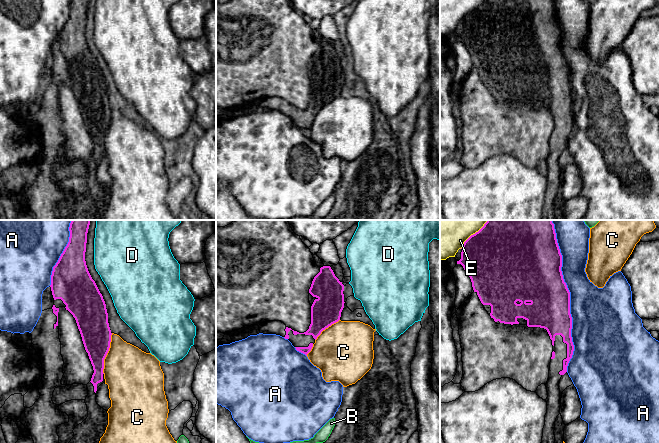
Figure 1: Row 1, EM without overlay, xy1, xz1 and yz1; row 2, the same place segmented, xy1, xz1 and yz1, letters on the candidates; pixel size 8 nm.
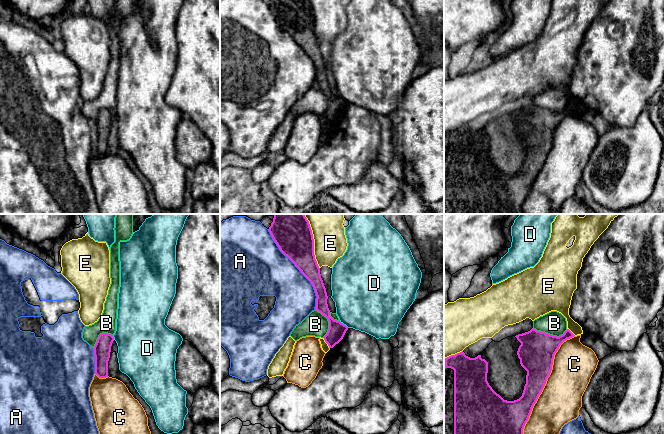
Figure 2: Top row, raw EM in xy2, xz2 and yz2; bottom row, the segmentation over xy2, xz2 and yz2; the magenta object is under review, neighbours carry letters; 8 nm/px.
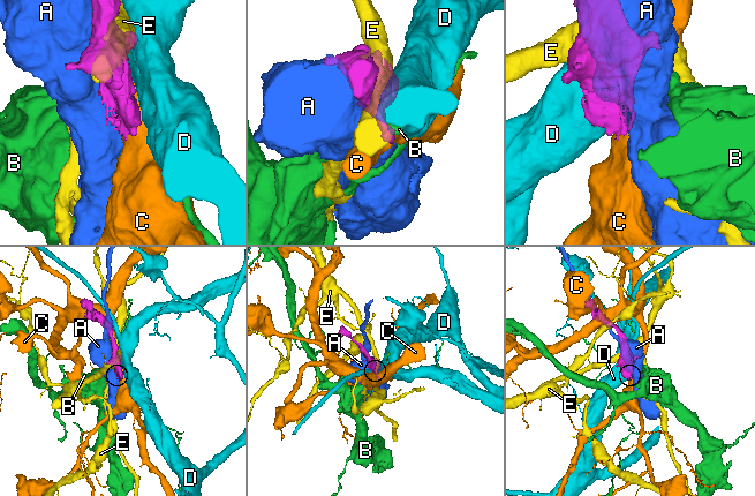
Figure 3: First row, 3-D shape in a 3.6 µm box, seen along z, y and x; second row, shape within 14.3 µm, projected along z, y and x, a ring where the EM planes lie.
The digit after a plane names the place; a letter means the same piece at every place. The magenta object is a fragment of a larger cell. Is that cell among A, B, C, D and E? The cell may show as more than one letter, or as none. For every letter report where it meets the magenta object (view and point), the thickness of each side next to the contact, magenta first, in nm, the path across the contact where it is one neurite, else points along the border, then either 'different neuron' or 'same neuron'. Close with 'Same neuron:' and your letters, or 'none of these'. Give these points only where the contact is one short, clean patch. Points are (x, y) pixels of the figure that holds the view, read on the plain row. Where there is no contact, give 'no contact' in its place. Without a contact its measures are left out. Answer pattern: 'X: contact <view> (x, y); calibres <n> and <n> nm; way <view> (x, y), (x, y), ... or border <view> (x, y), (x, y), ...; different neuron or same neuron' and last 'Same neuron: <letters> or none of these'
A: contact yz1 (569, 74); calibres 340 and 400 nm; different neuron
B: contact yz2 (549, 110); calibres 280 and 190 nm; border yz2 (533, 103), (557, 112), (560, 112), (567, 105); different neuron
C: contact yz2 (545, 159); calibres 280 and 340 nm; different neuron
D: contact xz2 (343, 100); calibres 140 and 480 nm; different neuron
E: contact xz2 (313, 22); calibres 280 and 280 nm; different neuron
Same neuron: none of these

